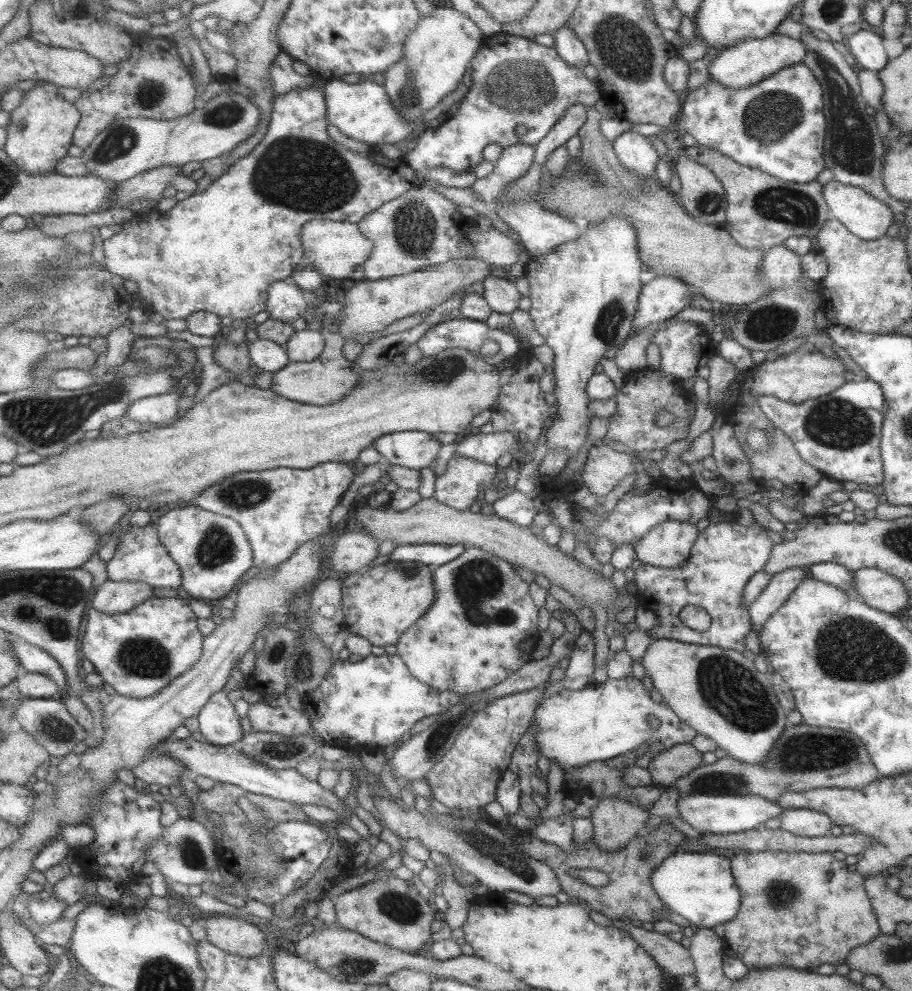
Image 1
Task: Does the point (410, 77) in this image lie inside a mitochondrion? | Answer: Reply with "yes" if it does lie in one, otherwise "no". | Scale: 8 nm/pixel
yes

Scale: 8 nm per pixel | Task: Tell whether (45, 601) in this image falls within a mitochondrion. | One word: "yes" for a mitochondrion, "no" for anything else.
yes

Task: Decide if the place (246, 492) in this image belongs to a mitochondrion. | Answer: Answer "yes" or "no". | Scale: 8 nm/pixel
yes

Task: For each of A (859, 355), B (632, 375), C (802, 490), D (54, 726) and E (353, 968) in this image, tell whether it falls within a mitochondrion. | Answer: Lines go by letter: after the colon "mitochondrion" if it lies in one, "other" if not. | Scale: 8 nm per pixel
A: other
B: other
C: other
D: mitochondrion
E: mitochondrion

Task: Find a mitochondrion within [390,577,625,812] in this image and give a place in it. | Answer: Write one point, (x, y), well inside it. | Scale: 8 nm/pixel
(440, 735)

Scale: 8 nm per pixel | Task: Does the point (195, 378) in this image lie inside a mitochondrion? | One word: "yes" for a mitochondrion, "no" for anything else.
no

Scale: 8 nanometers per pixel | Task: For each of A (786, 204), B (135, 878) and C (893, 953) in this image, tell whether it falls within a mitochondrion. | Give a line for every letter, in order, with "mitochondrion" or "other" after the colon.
A: mitochondrion
B: other
C: mitochondrion

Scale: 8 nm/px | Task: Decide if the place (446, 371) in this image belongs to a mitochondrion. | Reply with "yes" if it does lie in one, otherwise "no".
yes

